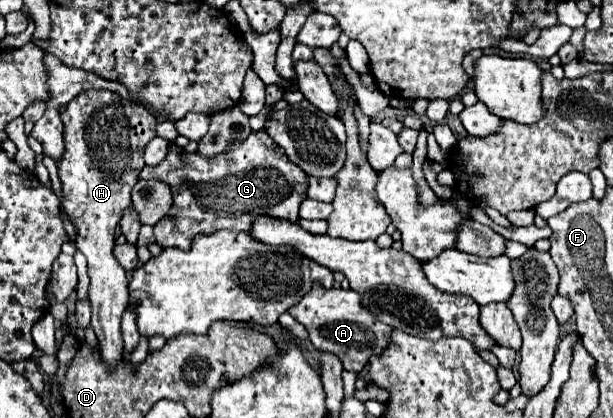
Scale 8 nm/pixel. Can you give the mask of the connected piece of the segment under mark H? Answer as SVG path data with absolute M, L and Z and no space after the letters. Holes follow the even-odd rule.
M89 89L77 95L67 109L61 113L61 121L65 125L63 139L65 139L65 153L59 161L59 179L63 183L63 193L65 201L63 207L67 215L71 217L75 229L77 229L77 249L87 257L87 267L89 267L89 303L91 303L91 325L93 331L99 339L99 351L101 359L109 369L115 369L117 363L123 361L123 343L121 343L121 315L125 313L125 307L129 307L127 301L127 275L125 269L117 263L113 257L113 245L115 245L115 227L119 223L121 211L131 203L129 195L133 185L139 181L139 171L145 165L143 163L143 149L145 145L155 137L155 125L157 119L153 115L135 103L125 103L117 93L107 91L107 89ZM103 109L103 121L91 121L97 111Z

